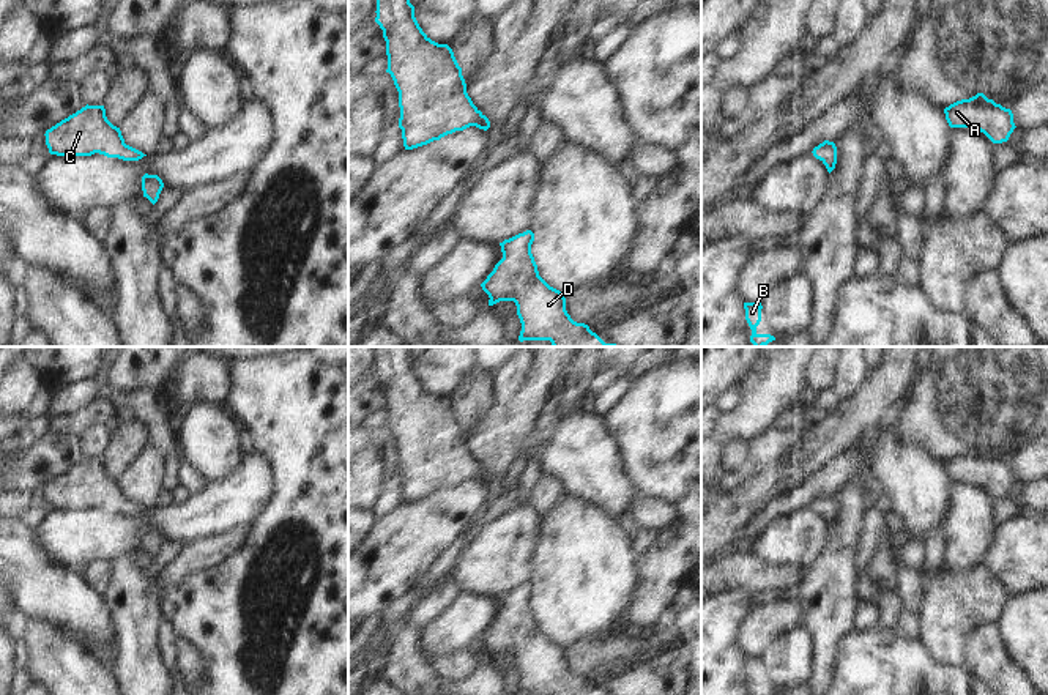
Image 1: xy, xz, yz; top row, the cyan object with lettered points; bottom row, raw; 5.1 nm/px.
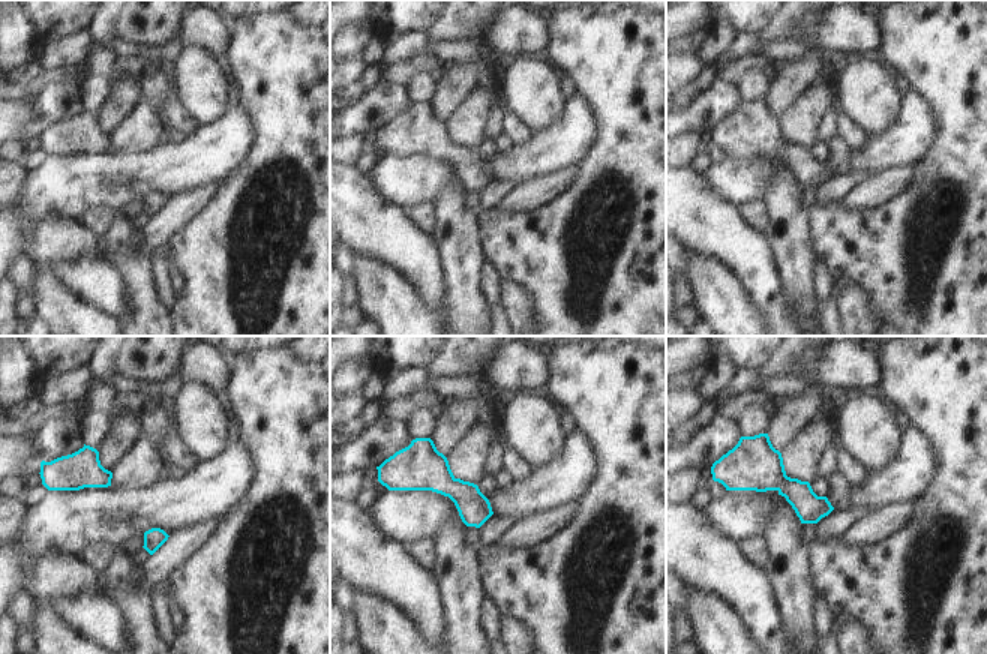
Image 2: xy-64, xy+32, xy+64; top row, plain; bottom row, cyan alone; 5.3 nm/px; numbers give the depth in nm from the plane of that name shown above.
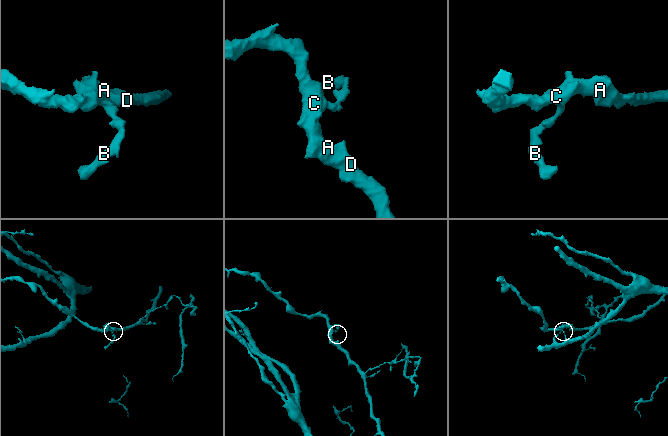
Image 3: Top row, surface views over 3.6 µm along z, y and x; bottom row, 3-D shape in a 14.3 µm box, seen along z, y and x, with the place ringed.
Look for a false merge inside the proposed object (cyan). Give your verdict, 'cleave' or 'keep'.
keep

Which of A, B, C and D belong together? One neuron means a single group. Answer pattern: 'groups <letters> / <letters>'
groups A B C D

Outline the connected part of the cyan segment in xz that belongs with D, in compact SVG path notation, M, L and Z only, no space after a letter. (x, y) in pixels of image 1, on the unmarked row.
M526 583L500 596L503 611L495 618L493 624L481 637L489 648L489 659L500 654L514 654L517 668L522 676L518 693L550 693L550 695L604 695L585 676L577 676L566 663L564 646L550 640L537 624L537 618L531 607L534 586Z

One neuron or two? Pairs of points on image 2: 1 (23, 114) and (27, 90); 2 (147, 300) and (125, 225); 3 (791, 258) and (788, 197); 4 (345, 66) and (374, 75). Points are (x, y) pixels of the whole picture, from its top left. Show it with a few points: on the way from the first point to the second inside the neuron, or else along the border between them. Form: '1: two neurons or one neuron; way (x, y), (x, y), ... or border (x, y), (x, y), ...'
1: two neurons; border (15, 98), (32, 101)
2: one neuron; way (141, 282), (138, 272), (122, 255), (122, 243)
3: one neuron; way (791, 243), (791, 218), (788, 212)
4: one neuron; way (353, 68), (366, 74)

